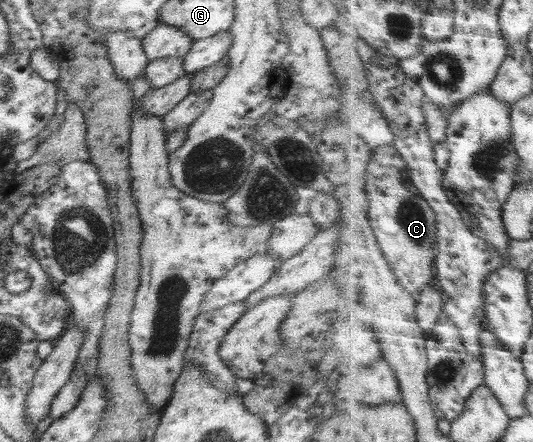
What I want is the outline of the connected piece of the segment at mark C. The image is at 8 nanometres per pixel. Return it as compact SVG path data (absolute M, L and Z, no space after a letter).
M395 143L391 146L378 148L374 154L373 159L368 164L367 193L371 202L369 217L384 254L392 263L392 268L396 271L401 283L418 300L424 290L438 281L436 278L436 260L439 255L437 249L439 243L437 212L431 207L426 197L422 196L420 189L412 180L408 161L400 154Z

